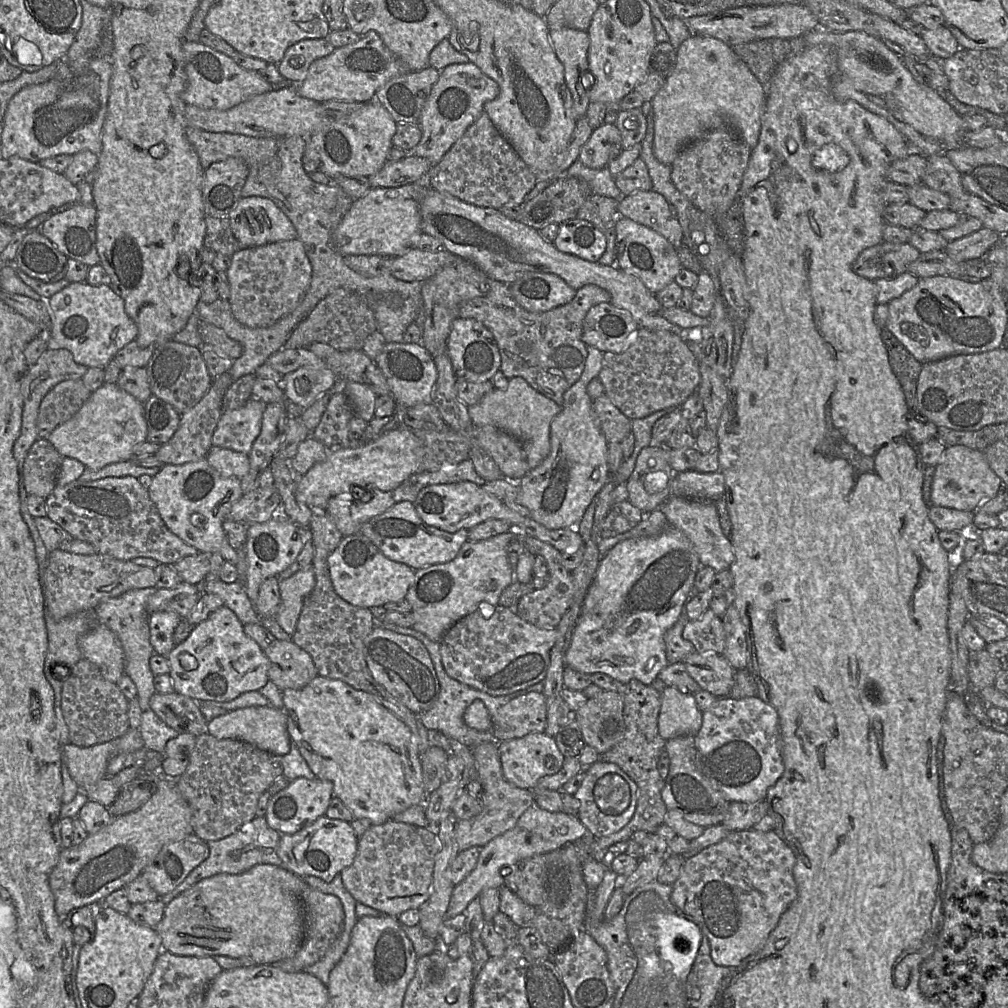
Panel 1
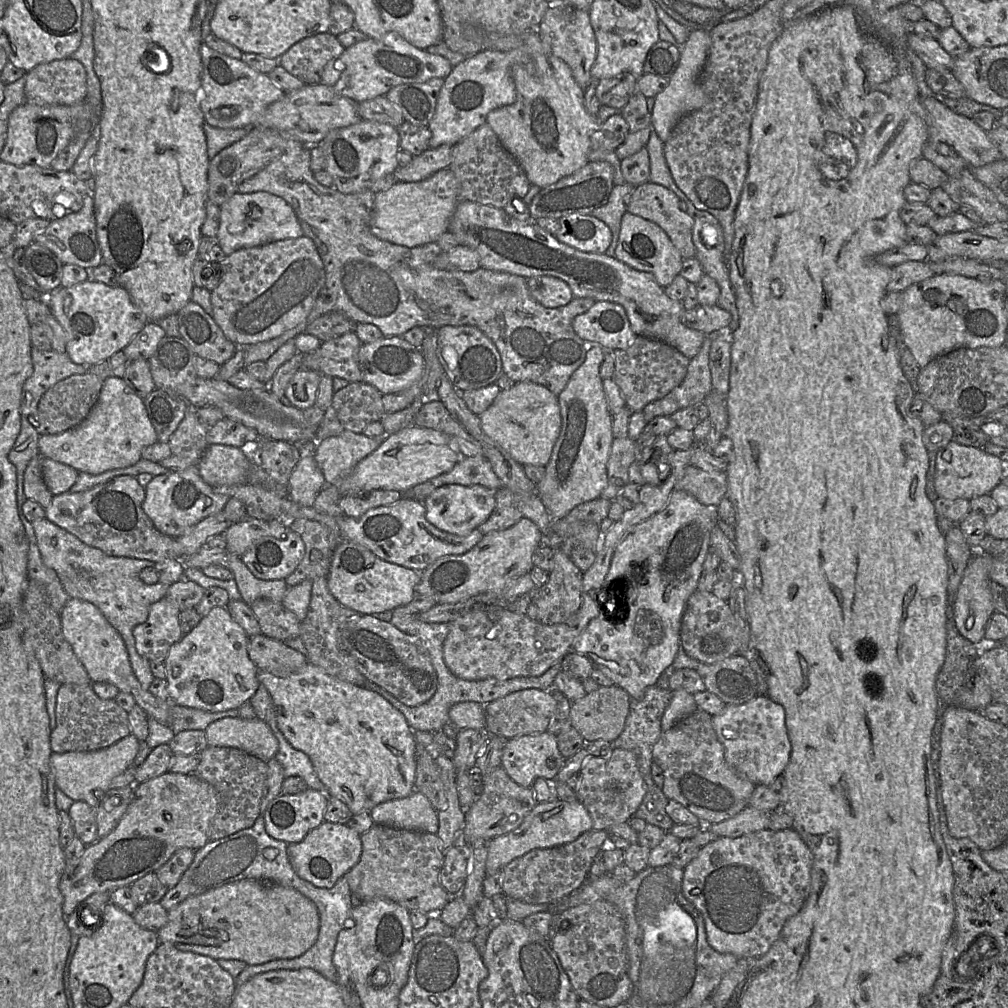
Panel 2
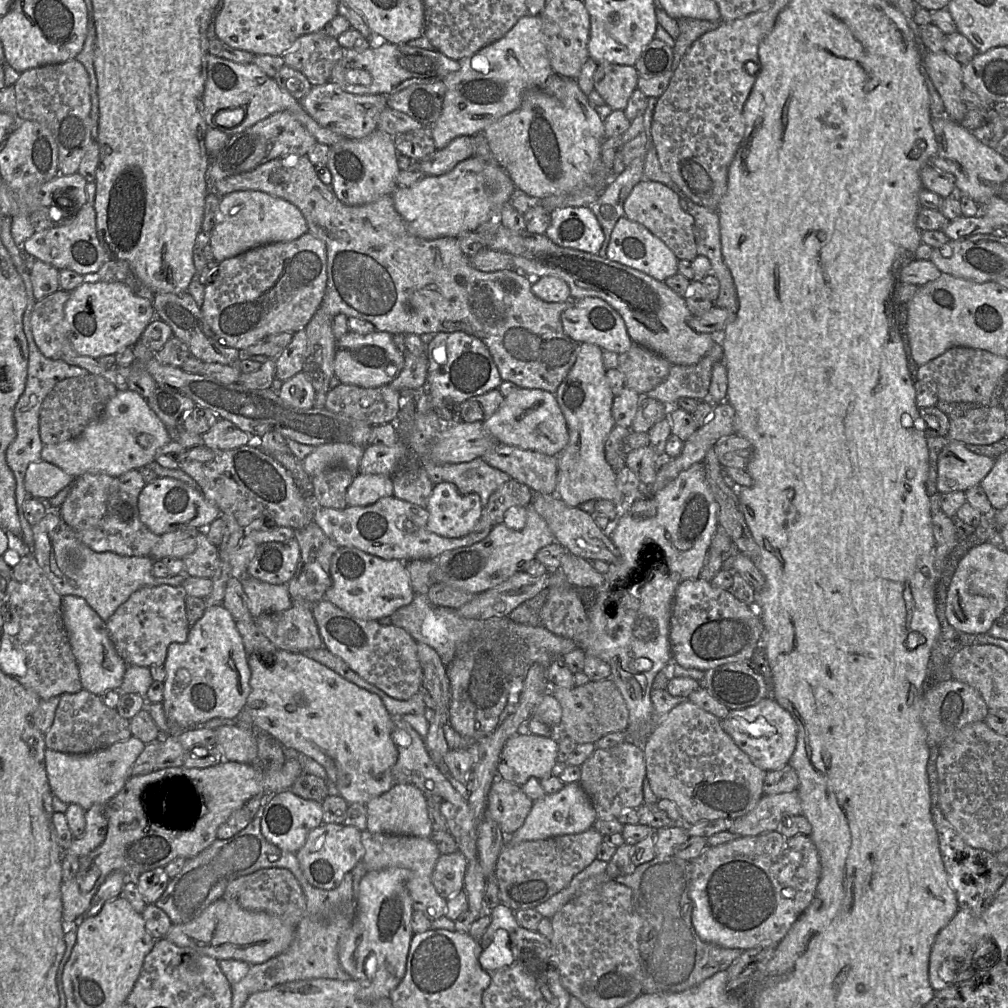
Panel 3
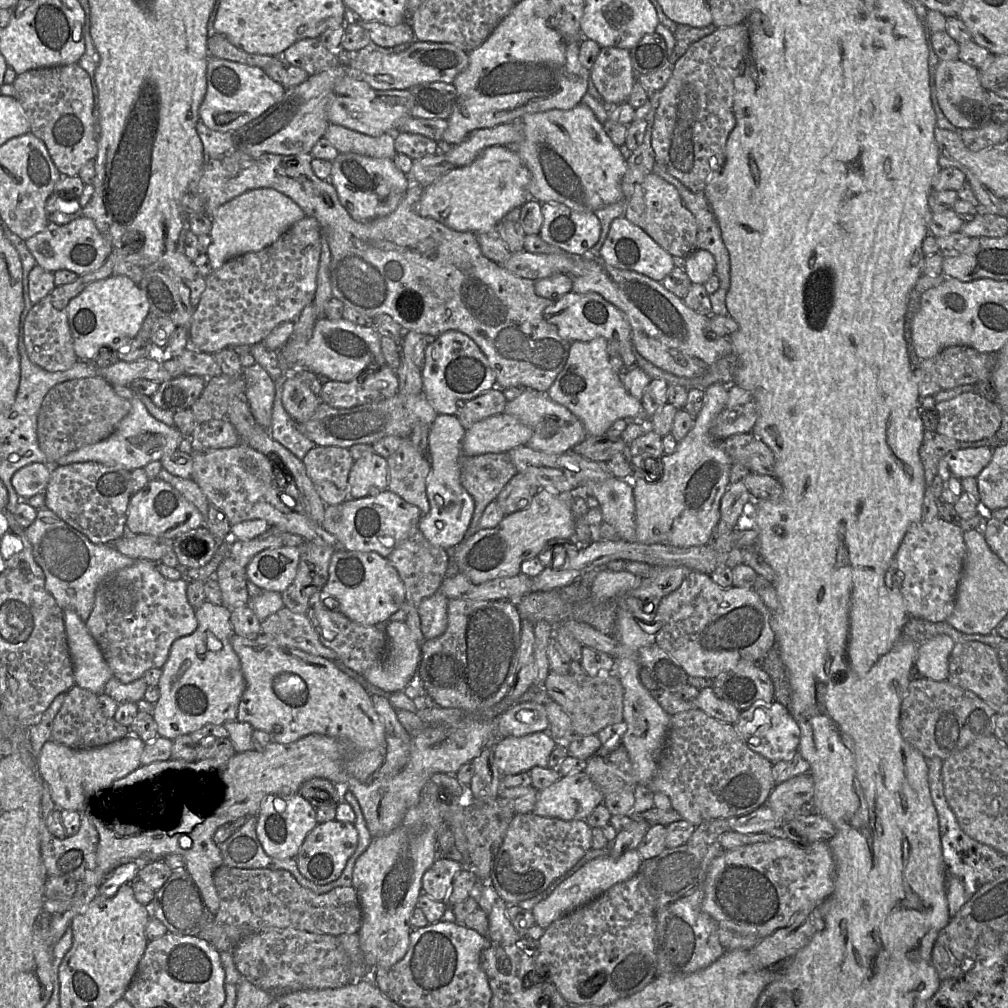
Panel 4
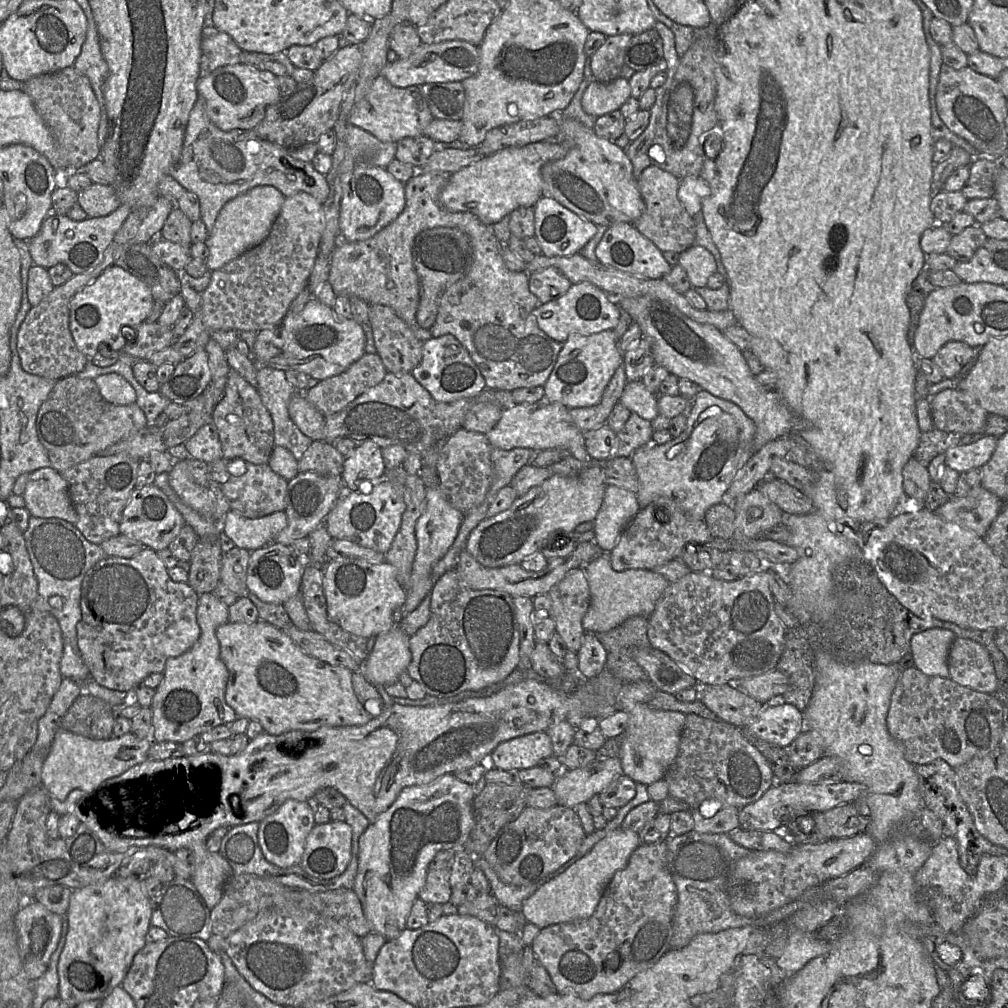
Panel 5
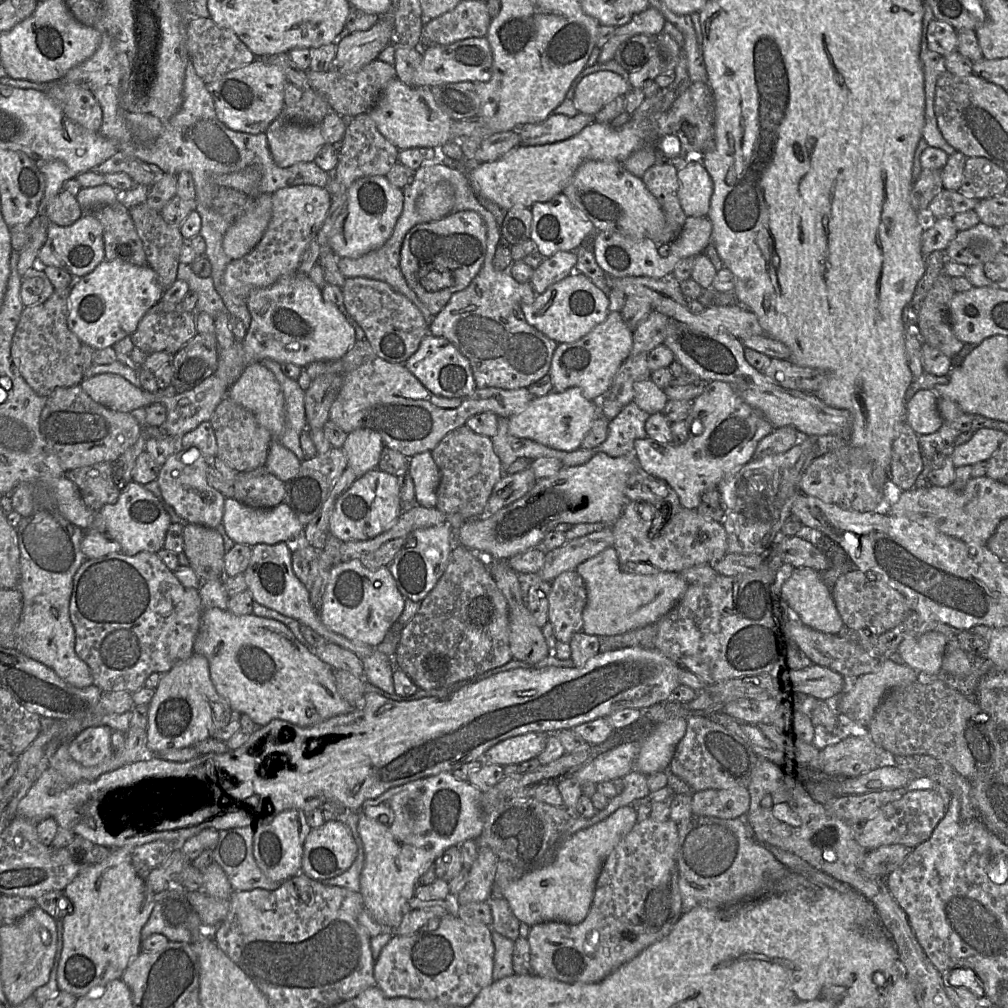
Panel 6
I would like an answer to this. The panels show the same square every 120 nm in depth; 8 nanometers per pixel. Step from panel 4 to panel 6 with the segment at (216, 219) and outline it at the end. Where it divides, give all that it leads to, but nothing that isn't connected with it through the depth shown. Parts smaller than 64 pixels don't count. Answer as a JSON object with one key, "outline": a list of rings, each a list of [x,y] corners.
{"outline":[[[272,194],[259,195],[252,207],[227,230],[223,249],[231,260],[249,254],[261,241],[272,216]]]}

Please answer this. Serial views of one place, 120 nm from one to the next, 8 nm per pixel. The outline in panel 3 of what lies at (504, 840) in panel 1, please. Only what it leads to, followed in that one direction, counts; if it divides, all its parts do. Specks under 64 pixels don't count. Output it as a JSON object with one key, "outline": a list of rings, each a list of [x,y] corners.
{"outline":[[[580,782],[567,783],[558,792],[545,794],[534,800],[524,823],[508,836],[508,842],[519,843],[558,835],[581,833],[593,827],[596,819],[598,819],[596,811]]]}

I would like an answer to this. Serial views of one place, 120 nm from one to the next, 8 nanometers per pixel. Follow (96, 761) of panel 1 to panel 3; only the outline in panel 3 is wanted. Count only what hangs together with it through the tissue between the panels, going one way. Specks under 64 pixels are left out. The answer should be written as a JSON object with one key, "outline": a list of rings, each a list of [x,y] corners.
{"outline":[[[134,736],[85,754],[68,754],[46,748],[44,762],[51,792],[62,802],[77,804],[85,811],[94,804],[107,804],[131,777],[132,766],[144,748],[145,743]]]}

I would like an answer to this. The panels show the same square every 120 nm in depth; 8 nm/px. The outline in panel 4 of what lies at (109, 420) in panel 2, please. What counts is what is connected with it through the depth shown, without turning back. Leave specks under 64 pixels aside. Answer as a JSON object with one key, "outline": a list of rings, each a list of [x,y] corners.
{"outline":[[[137,397],[130,400],[131,409],[120,421],[113,433],[106,439],[81,447],[61,457],[56,465],[66,466],[73,463],[97,462],[106,466],[116,466],[132,471],[144,468],[151,461],[160,460],[165,454],[178,449],[185,438],[175,426],[168,426],[155,419]]]}

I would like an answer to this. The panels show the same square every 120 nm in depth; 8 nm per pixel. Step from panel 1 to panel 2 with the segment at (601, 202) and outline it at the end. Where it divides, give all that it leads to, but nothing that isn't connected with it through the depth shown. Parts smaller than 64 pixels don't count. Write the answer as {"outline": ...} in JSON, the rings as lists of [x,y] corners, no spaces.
{"outline":[[[629,183],[615,185],[606,205],[595,209],[590,213],[591,216],[603,221],[611,230],[611,244],[605,252],[608,256],[614,257],[615,255],[614,253],[621,228],[621,220],[623,215],[627,212],[628,203],[635,189],[636,186]]]}

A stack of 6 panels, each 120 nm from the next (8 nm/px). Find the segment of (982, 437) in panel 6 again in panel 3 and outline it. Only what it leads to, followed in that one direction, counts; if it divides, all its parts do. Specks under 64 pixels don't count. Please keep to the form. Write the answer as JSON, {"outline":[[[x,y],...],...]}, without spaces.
{"outline":[[[949,440],[938,455],[937,490],[966,491],[980,485],[994,463],[995,459],[969,450],[964,443]]]}

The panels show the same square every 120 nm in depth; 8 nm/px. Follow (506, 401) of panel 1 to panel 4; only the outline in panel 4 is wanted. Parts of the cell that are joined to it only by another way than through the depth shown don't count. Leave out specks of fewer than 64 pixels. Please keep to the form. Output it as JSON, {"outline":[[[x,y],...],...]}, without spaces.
{"outline":[[[525,389],[516,399],[507,402],[504,412],[517,418],[532,430],[527,446],[538,451],[560,454],[573,449],[586,437],[582,422],[569,409],[552,401],[546,393]]]}

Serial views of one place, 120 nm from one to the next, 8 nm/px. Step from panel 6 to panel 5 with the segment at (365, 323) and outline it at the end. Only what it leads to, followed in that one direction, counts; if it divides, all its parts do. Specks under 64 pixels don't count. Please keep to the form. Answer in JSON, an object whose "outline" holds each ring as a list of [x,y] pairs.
{"outline":[[[369,305],[376,353],[393,373],[411,373],[422,360],[424,340],[395,311],[386,305]]]}

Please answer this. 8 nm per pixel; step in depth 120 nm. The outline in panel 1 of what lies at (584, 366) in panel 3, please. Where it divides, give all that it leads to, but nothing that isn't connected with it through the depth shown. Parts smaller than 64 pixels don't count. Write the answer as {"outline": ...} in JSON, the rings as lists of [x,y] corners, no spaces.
{"outline":[[[588,346],[587,360],[580,379],[564,393],[561,412],[551,423],[550,453],[544,461],[518,481],[517,503],[526,507],[530,517],[549,529],[576,528],[594,497],[609,481],[608,442],[593,410],[587,386],[598,376],[603,352]]]}

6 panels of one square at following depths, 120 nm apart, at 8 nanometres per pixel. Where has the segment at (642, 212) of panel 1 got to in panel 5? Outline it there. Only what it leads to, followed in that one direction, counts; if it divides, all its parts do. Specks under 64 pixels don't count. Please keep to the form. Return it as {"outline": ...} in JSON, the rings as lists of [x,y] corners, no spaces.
{"outline":[[[656,165],[647,167],[638,179],[645,210],[632,224],[662,252],[682,253],[695,244],[696,223],[678,198],[679,185],[680,180],[675,175]]]}

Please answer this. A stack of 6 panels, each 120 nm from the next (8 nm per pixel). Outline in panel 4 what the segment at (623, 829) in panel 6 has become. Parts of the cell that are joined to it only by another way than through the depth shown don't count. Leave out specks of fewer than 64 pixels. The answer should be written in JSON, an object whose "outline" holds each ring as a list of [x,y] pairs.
{"outline":[[[637,849],[630,850],[618,858],[605,856],[588,861],[531,909],[535,924],[545,929],[555,920],[593,901],[611,886],[633,877],[639,871],[641,864],[642,859]]]}

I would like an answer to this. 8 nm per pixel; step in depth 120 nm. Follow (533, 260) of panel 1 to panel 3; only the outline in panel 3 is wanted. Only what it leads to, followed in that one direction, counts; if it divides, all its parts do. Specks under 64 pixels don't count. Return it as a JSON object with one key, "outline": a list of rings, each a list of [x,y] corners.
{"outline":[[[497,213],[475,232],[483,237],[487,248],[511,254],[516,271],[521,271],[528,277],[558,277],[567,283],[574,300],[598,297],[608,302],[623,317],[634,344],[656,352],[672,365],[696,364],[713,346],[715,338],[724,338],[725,329],[714,333],[694,331],[688,325],[692,313],[685,298],[669,288],[664,281],[656,280],[644,272],[598,254],[561,247],[545,234],[534,234],[526,230],[513,232],[499,222]]]}

